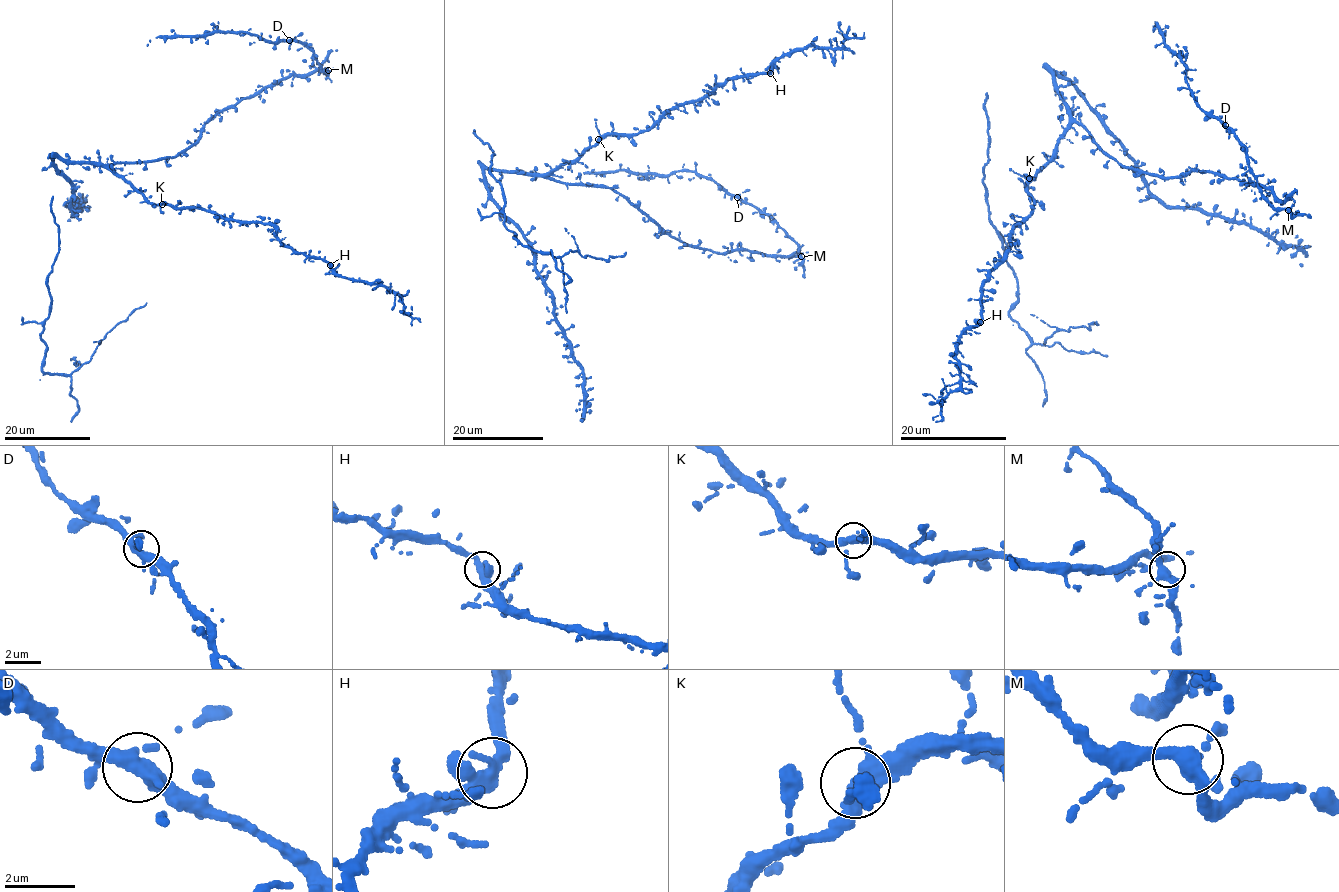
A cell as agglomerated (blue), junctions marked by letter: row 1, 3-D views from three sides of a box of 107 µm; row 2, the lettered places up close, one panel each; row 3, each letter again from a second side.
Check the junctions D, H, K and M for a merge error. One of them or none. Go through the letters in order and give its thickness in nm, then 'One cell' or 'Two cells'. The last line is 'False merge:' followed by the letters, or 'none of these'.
D: Thickness 360 nm. One cell
H: Thickness 340 nm. One cell
K: Thickness 360 nm. One cell
M: Thickness 320 nm. One cell
False merge: none of these

